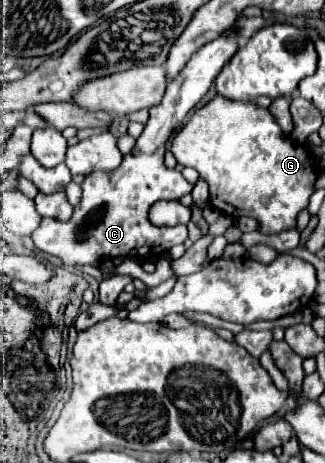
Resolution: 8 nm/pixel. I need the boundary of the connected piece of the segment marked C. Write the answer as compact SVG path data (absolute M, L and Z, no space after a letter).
M235 26L227 28L219 38L215 38L213 42L201 46L193 58L185 64L185 68L177 74L177 78L173 78L167 86L167 92L161 100L161 104L151 108L151 118L145 124L141 136L137 138L135 148L123 158L121 166L117 166L117 170L111 170L109 174L101 172L101 174L89 174L85 176L85 180L81 182L81 202L73 206L73 214L69 220L65 222L57 222L57 218L43 218L39 228L31 234L31 238L35 240L35 246L51 256L61 258L65 264L73 266L73 264L91 264L91 266L99 266L105 260L113 260L113 258L137 258L137 260L155 260L159 258L163 252L167 252L171 246L175 244L183 244L188 237L188 230L185 225L177 225L174 227L157 227L153 226L147 218L147 212L151 208L151 204L155 204L157 200L179 200L183 194L191 192L193 186L183 178L181 172L177 170L169 170L163 162L165 158L165 142L169 140L169 136L183 124L185 116L189 114L191 108L195 108L195 104L209 92L213 80L217 78L217 74L221 72L221 66L225 66L229 62L229 58L237 52L239 48L239 32Z

